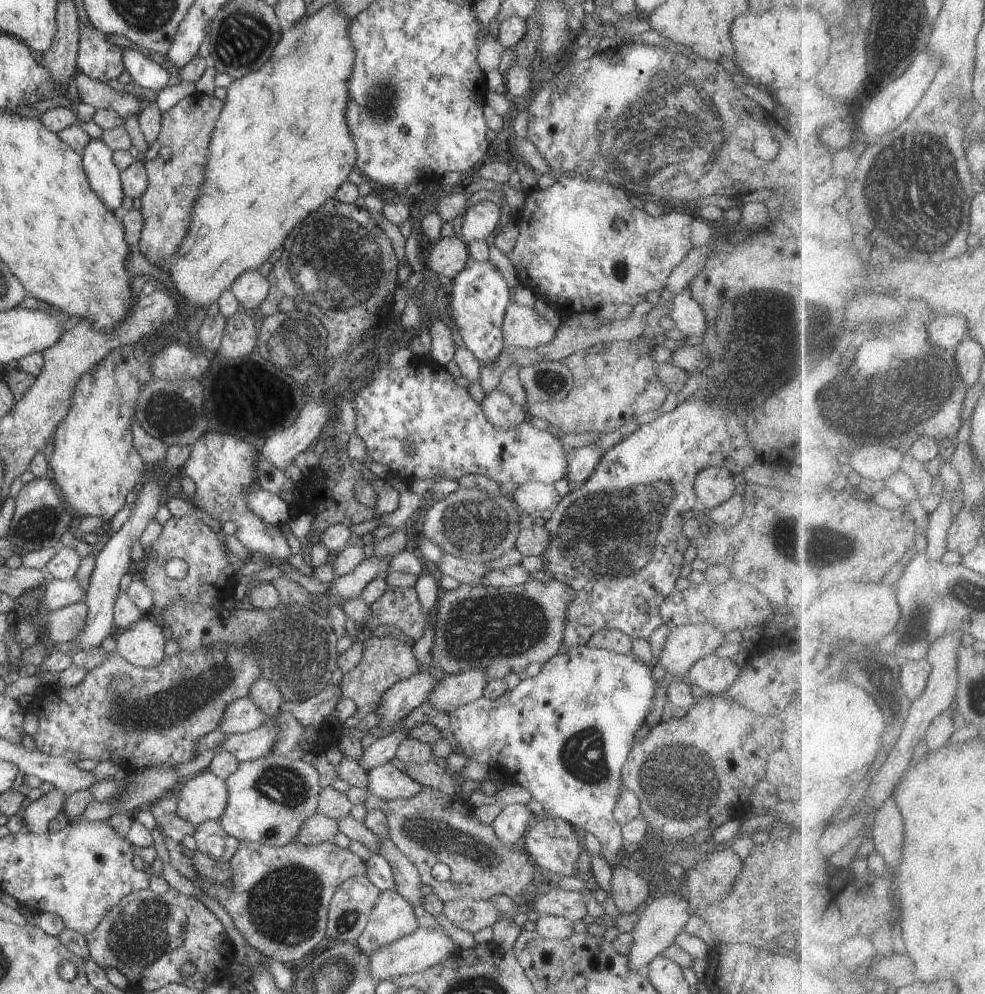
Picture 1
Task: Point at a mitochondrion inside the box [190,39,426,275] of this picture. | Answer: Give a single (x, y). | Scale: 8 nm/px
(380, 86)

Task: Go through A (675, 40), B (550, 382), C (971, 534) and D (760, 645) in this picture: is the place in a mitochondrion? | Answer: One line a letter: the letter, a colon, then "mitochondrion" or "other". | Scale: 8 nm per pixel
A: other
B: mitochondrion
C: other
D: other

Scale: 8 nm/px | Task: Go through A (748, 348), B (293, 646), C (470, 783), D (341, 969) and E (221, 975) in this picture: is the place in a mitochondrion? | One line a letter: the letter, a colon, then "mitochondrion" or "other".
A: mitochondrion
B: mitochondrion
C: other
D: mitochondrion
E: other

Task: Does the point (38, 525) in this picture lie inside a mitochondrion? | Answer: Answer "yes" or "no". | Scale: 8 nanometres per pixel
yes

